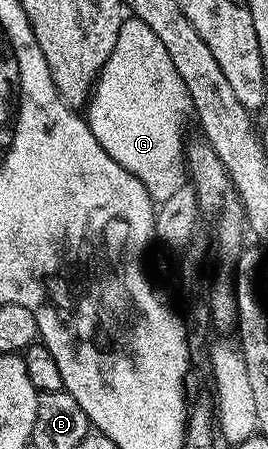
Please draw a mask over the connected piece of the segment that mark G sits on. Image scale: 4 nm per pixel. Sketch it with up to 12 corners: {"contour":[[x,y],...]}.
{"contour":[[123,17],[92,136],[160,204],[188,178],[188,88]]}

